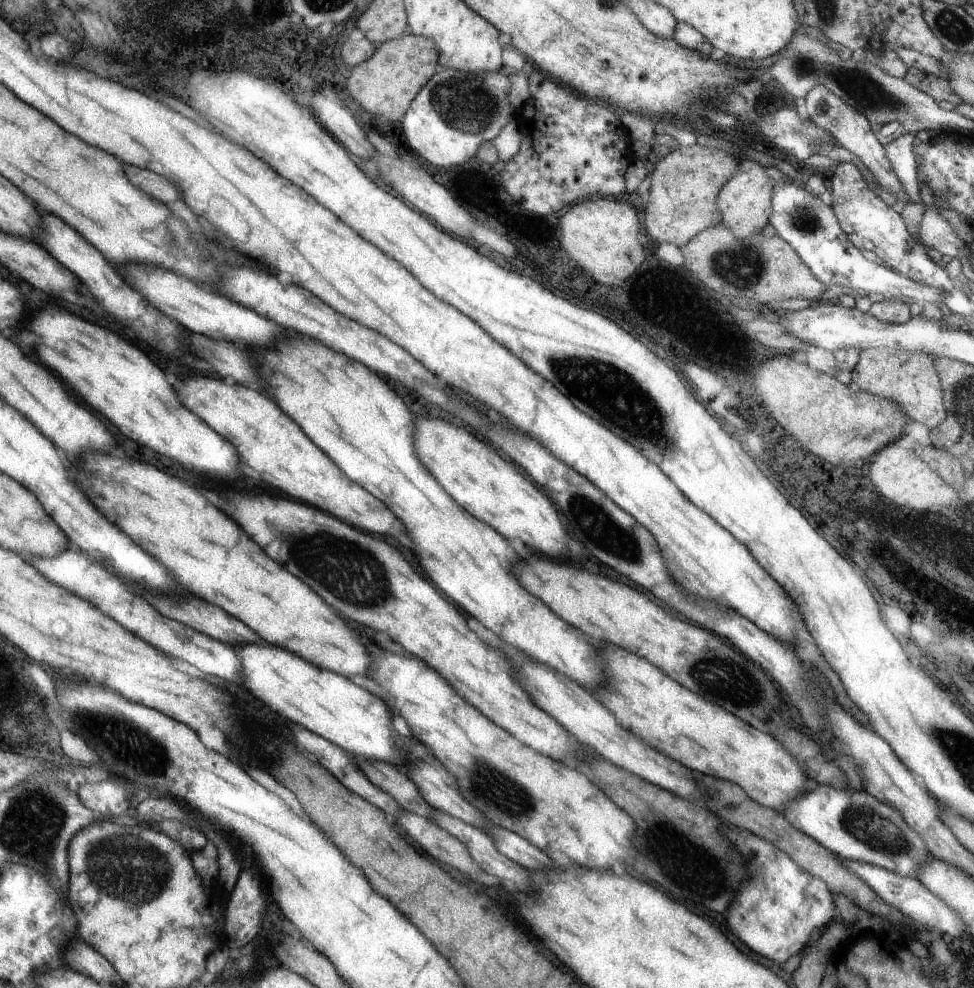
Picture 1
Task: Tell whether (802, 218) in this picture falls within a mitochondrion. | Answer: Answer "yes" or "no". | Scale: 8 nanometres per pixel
yes

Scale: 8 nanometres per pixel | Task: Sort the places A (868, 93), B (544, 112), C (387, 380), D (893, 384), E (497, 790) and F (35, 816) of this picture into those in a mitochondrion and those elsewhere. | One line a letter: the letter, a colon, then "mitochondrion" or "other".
A: mitochondrion
B: other
C: other
D: other
E: mitochondrion
F: mitochondrion

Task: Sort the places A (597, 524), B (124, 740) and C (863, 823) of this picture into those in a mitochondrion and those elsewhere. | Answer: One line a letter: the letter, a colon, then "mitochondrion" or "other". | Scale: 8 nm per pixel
A: mitochondrion
B: mitochondrion
C: mitochondrion

